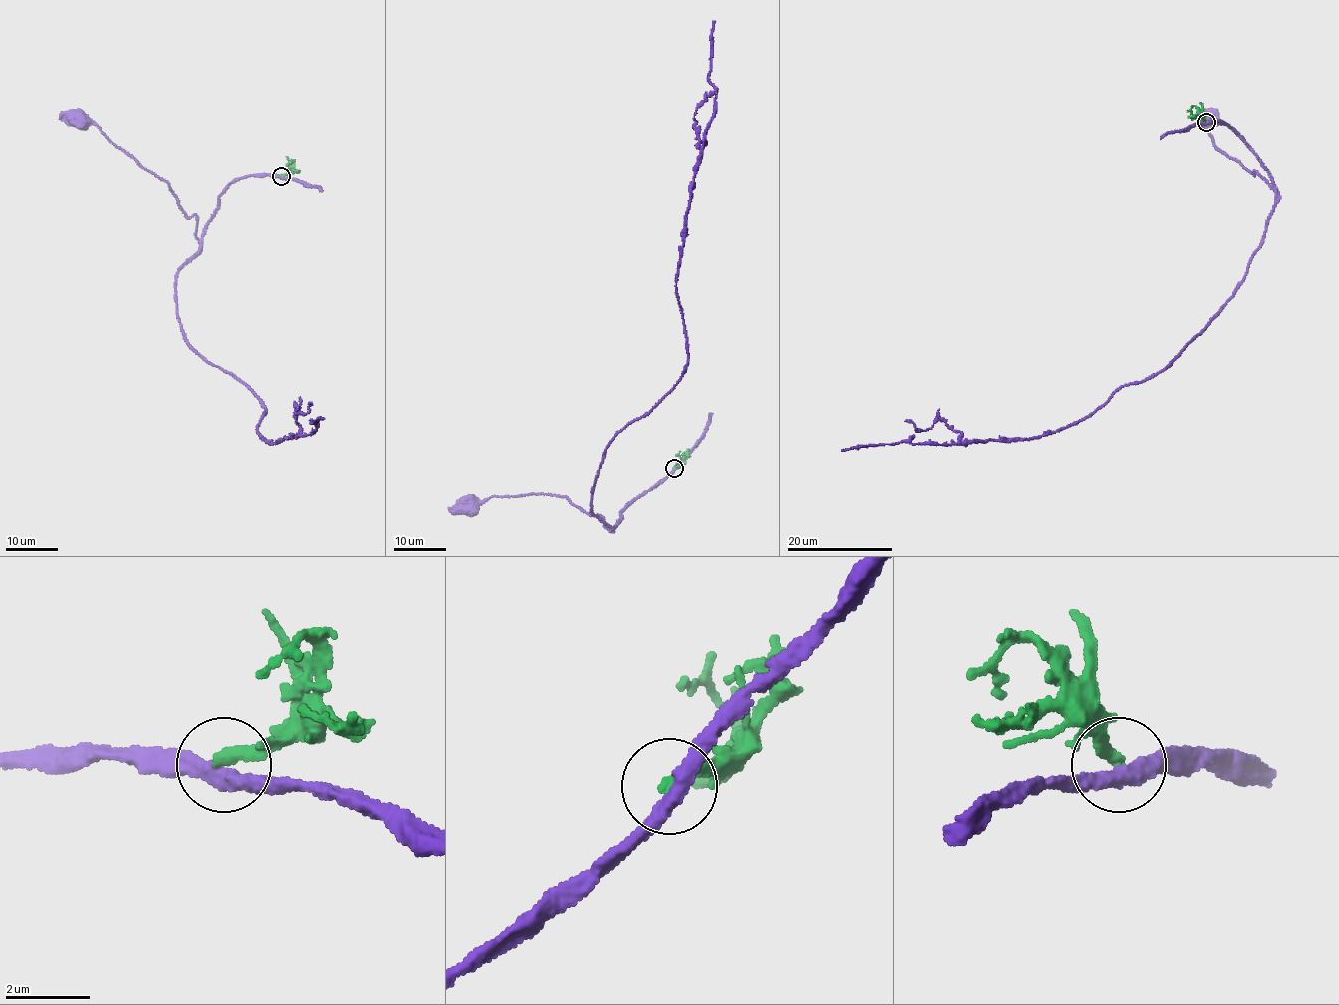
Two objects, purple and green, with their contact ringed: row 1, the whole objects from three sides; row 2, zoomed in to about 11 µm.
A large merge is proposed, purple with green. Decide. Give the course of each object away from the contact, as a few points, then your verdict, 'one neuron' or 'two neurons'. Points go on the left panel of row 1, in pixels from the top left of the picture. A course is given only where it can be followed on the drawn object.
course purple (281, 176), (236, 178), (199, 240), (197, 218), (188, 216), (166, 182), (98, 127), (79, 122); course green (281, 175), (289, 170), (293, 161), (286, 165); two neurons

